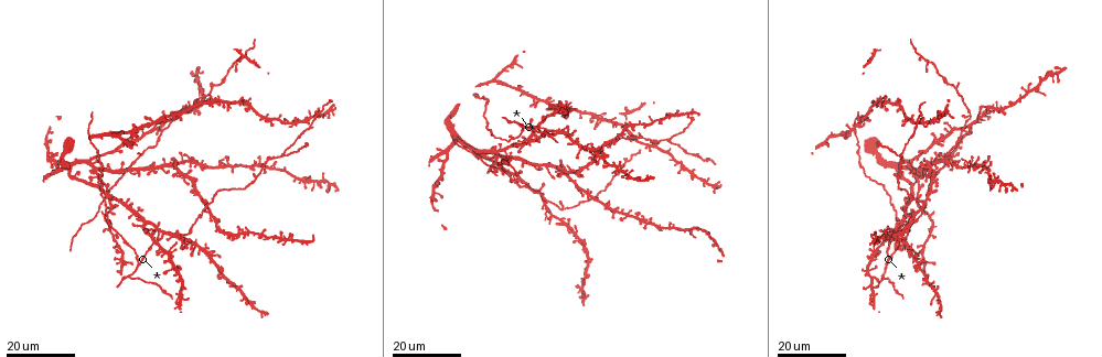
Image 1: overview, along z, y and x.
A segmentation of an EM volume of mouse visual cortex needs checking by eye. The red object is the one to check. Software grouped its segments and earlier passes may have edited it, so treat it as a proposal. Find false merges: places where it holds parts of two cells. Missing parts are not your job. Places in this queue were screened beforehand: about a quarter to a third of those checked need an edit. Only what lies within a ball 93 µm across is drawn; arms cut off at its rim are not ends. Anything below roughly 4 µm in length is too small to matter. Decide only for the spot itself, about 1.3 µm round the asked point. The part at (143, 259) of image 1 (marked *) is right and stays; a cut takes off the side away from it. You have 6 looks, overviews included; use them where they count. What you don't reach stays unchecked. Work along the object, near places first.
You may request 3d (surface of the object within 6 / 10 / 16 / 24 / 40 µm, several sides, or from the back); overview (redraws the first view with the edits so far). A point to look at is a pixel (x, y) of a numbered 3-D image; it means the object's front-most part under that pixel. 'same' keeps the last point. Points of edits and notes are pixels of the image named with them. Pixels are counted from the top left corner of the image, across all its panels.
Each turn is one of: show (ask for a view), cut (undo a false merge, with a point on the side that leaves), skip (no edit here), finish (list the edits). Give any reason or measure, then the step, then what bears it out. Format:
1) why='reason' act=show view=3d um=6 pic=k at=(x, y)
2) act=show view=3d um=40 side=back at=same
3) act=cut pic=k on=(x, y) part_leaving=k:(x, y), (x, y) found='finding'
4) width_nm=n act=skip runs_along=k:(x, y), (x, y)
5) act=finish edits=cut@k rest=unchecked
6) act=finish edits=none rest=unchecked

why='sudden change in width' act=show view=3d um=16 pic=1 at=(554, 134)

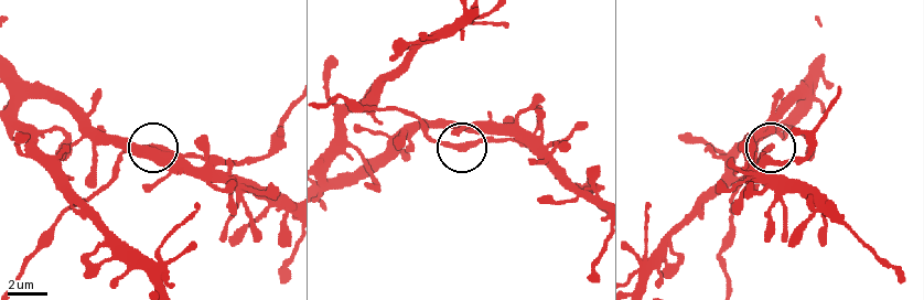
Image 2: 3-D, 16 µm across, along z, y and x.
why='closer look' act=show view=3d um=10 pic=2 at=(458, 149)

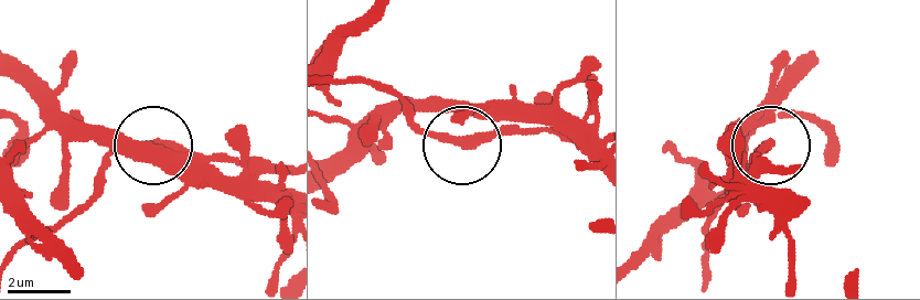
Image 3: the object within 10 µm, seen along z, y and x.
width_nm=300 act=skip runs_along=3:(330, 81), (386, 86), (420, 126), (464, 141), (512, 86) found='continuous, no second cell'

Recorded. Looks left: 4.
why='three-way junction' act=show view=3d um=16 pic=1 at=(128, 275)

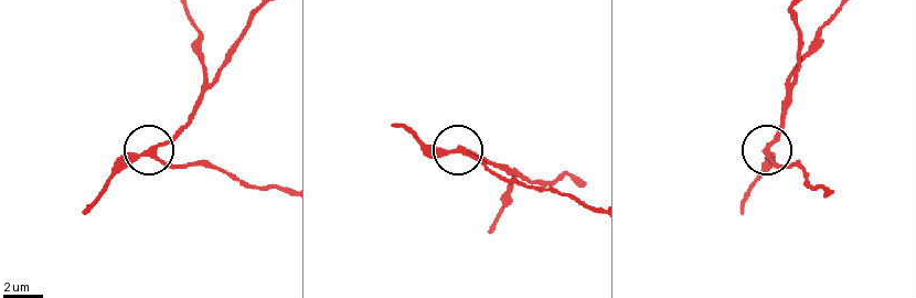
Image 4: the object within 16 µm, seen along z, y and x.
act=show view=3d um=10 pic=4 at=(150, 154)

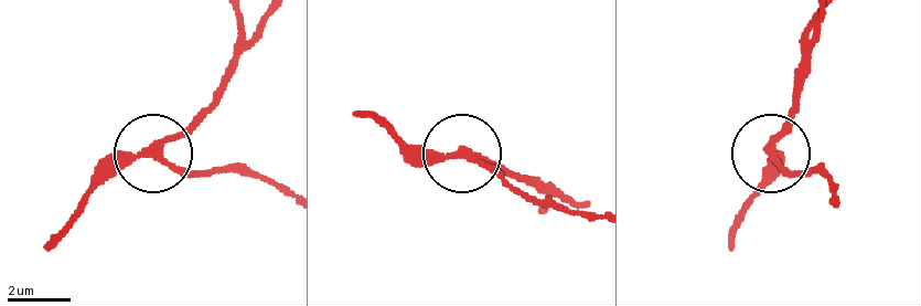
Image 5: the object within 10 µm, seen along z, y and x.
act=skip runs_along=5:(585, 207), (453, 151), (400, 146) found='continuous, no second cell'

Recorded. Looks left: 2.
why='two arms in line, one across' act=show view=3d um=16 pic=1 at=(906, 245)

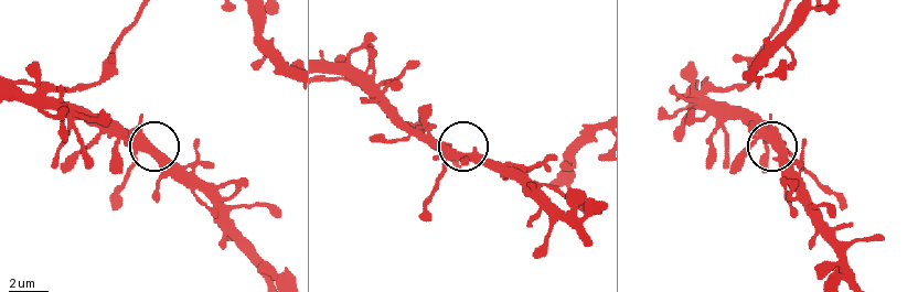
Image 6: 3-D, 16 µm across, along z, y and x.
act=show view=3d um=10 pic=6 at=(783, 145)

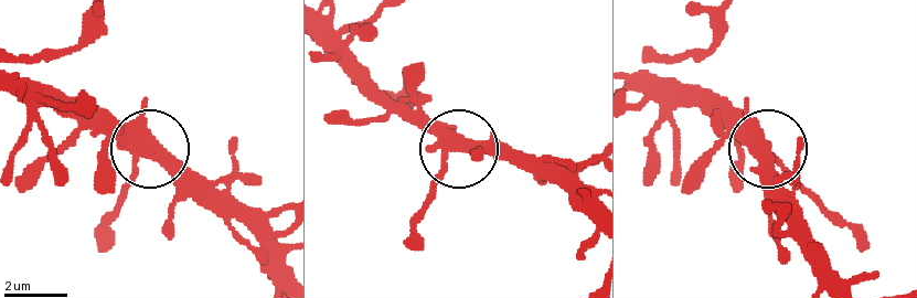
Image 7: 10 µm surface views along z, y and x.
side_arm_um=5 act=skip runs_along=7:(657, 72), (752, 135), (836, 220) found='all the same cell'

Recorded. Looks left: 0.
act=finish edits=none rest=unchecked

